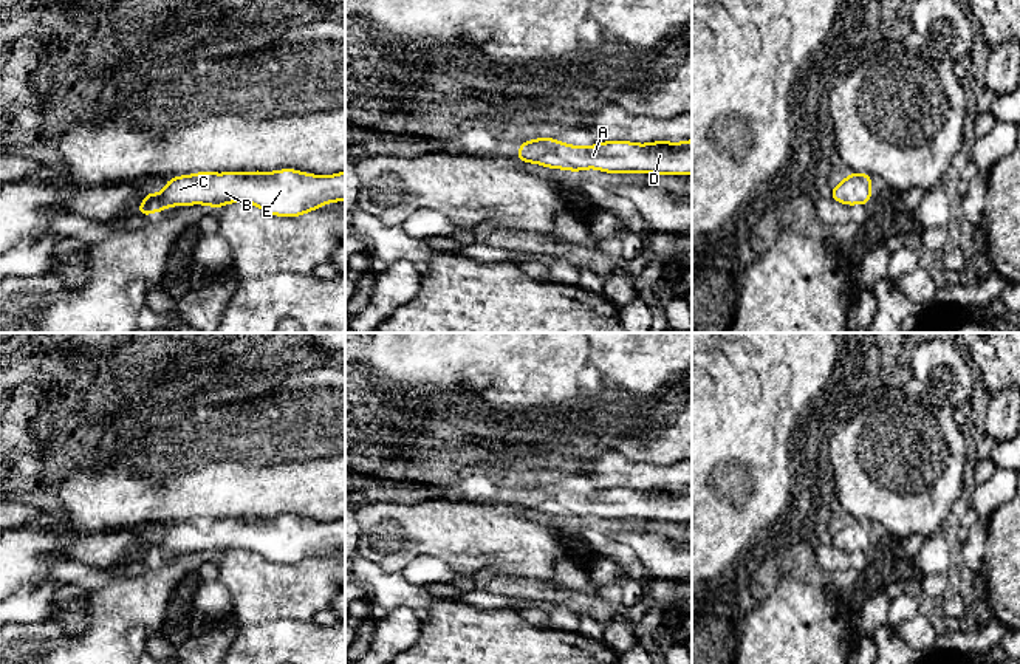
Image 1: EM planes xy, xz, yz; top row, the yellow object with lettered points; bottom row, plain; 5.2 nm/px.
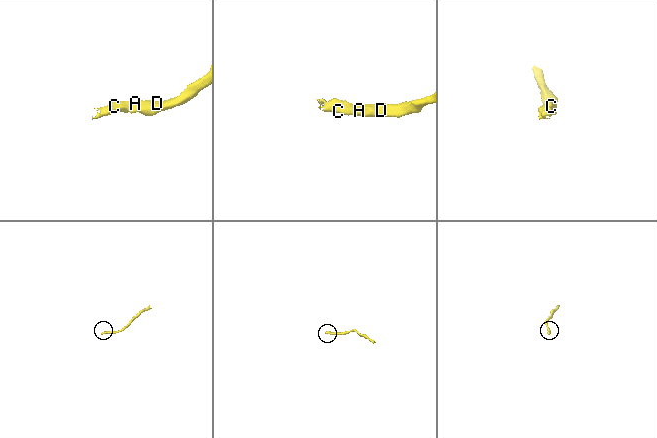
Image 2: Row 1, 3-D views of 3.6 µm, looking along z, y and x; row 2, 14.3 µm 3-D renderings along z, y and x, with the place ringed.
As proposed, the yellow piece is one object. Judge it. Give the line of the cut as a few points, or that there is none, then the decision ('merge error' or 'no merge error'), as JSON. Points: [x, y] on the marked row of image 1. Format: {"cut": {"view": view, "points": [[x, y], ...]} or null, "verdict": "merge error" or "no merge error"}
{"cut": null, "verdict": "no merge error"}

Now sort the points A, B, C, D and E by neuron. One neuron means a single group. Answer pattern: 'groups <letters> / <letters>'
groups A B C D E

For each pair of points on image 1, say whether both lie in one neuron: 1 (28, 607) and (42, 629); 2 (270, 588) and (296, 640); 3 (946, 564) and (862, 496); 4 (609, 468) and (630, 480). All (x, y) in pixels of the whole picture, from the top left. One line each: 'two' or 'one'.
1: two
2: two
3: two
4: one

